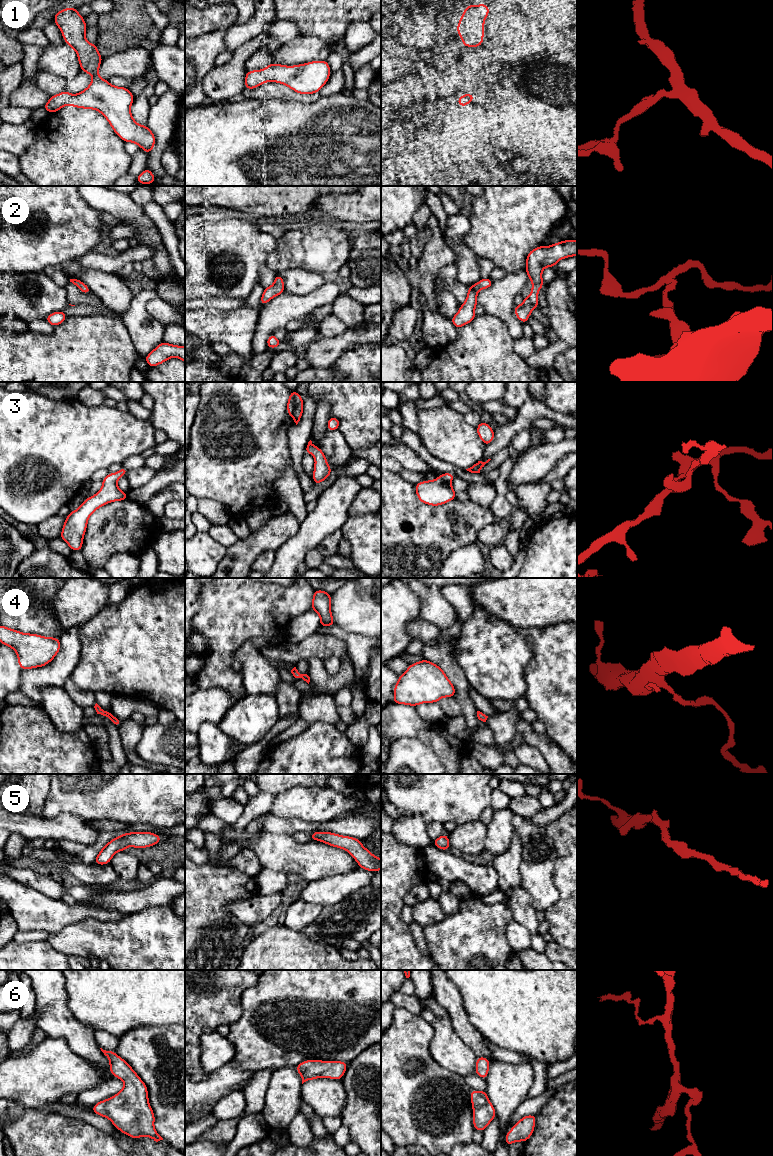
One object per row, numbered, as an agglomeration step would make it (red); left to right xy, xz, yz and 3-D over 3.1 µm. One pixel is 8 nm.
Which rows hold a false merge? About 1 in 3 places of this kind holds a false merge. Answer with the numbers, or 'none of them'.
1

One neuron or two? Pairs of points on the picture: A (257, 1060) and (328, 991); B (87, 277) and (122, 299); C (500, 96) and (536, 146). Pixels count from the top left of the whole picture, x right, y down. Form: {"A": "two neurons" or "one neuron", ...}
{"A": "one neuron", "B": "one neuron", "C": "one neuron"}

